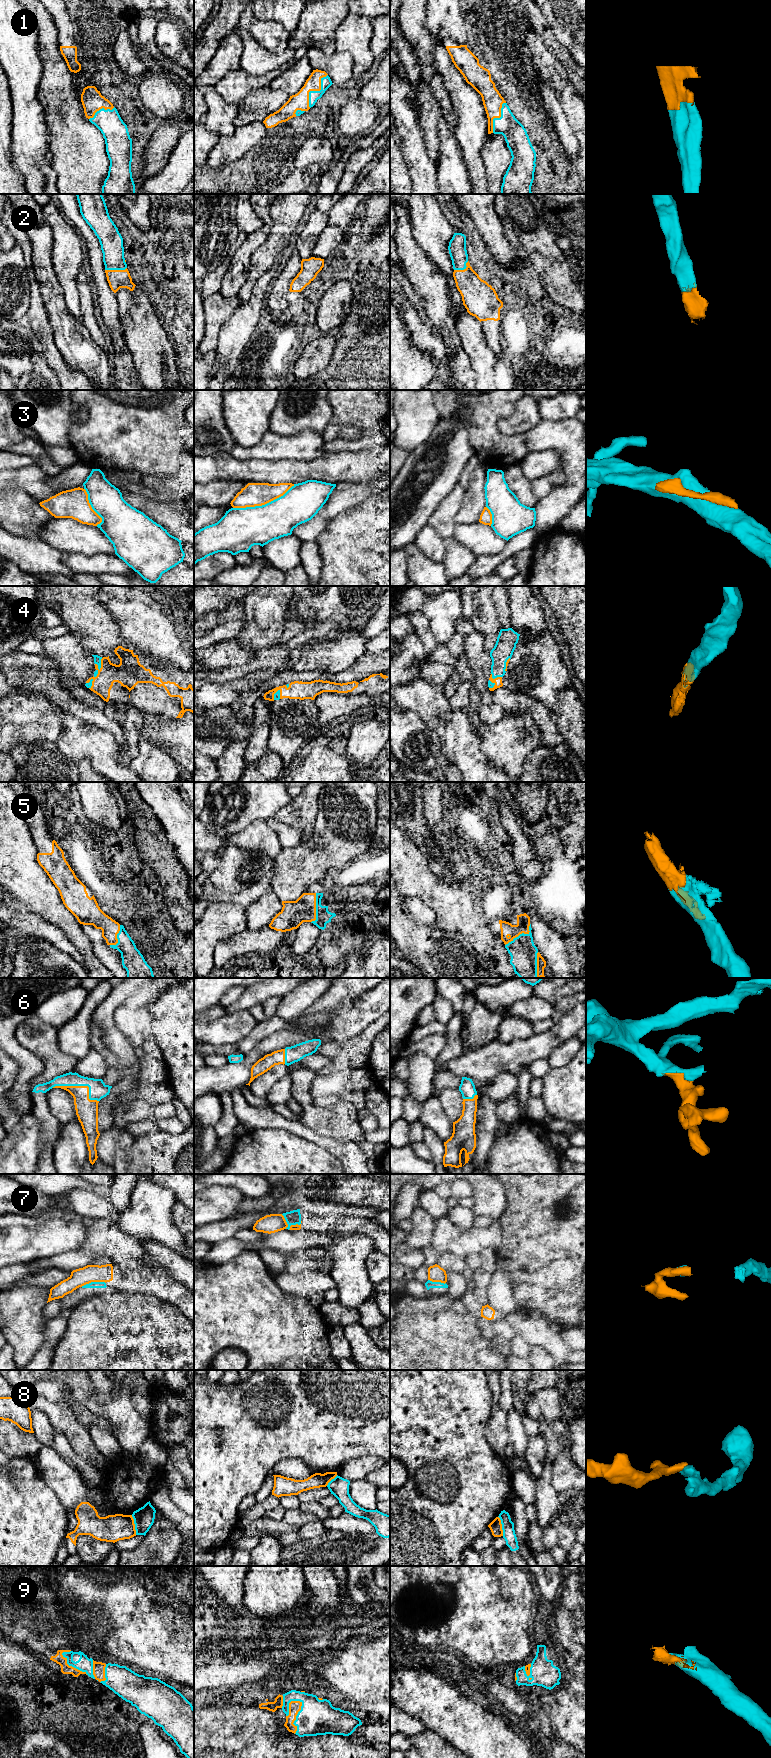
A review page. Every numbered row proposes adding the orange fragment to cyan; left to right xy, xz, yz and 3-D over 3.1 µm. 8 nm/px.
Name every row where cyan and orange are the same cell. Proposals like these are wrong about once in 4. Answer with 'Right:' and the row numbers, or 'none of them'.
Right: 1, 2, 3, 4, 5, 6, 9

